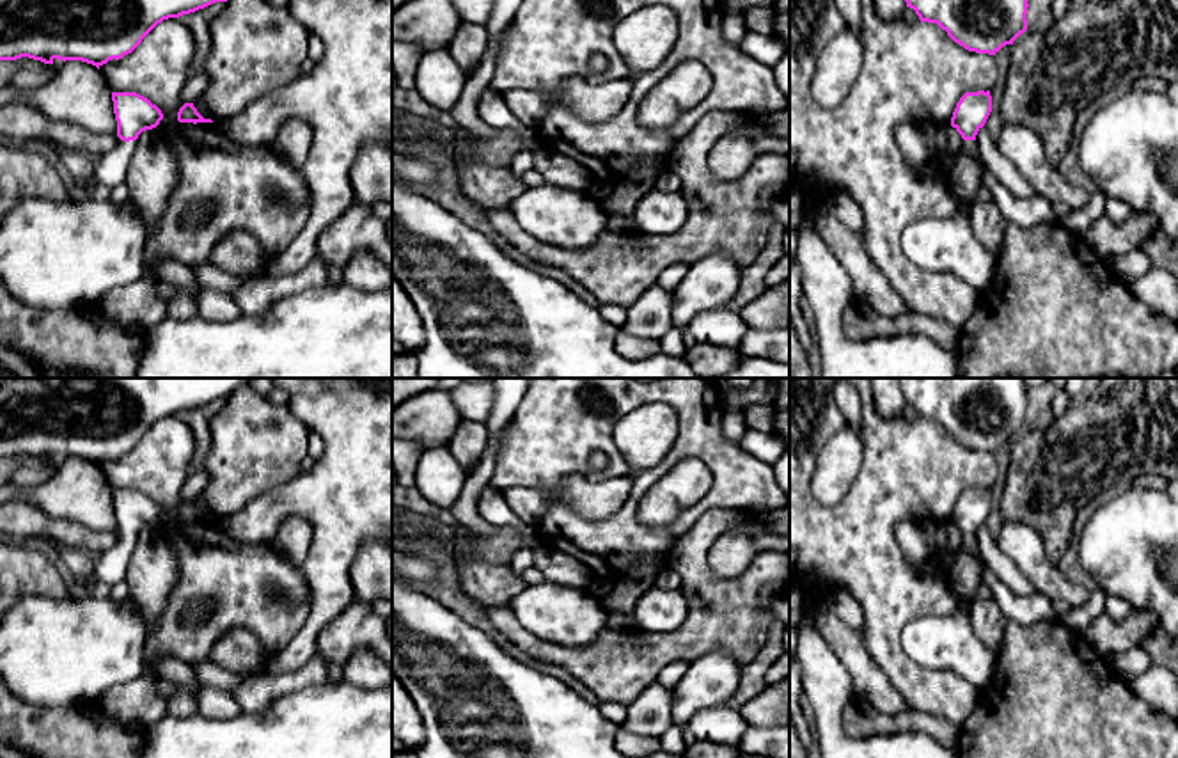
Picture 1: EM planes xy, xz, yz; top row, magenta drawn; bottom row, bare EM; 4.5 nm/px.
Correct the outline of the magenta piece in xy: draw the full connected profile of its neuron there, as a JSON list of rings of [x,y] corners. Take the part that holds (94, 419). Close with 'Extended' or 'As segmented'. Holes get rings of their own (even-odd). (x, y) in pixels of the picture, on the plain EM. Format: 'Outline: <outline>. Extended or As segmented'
Outline: [[[0,378],[0,458],[82,458],[98,467],[131,451],[163,417],[227,399],[255,378]]]. As segmented

